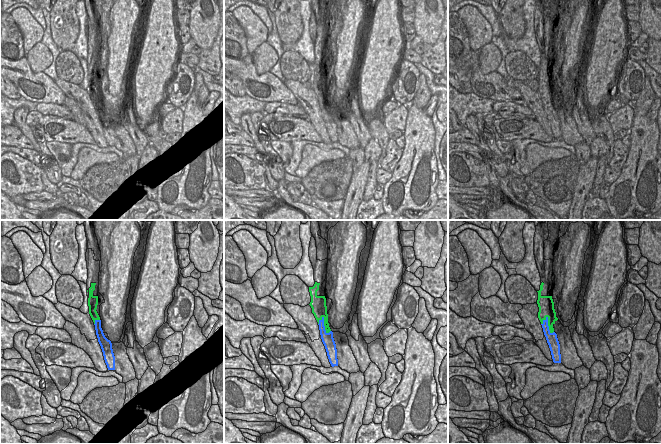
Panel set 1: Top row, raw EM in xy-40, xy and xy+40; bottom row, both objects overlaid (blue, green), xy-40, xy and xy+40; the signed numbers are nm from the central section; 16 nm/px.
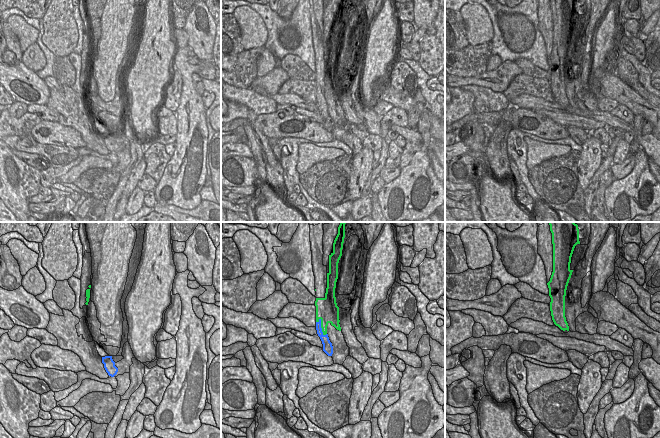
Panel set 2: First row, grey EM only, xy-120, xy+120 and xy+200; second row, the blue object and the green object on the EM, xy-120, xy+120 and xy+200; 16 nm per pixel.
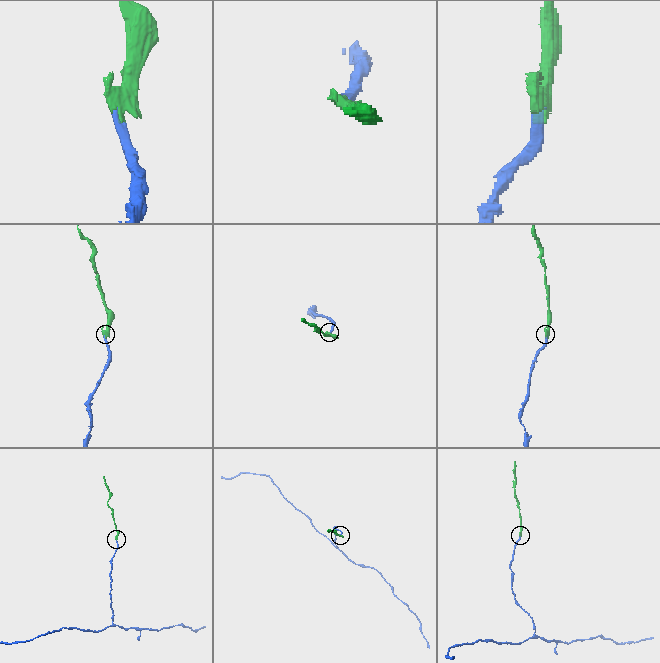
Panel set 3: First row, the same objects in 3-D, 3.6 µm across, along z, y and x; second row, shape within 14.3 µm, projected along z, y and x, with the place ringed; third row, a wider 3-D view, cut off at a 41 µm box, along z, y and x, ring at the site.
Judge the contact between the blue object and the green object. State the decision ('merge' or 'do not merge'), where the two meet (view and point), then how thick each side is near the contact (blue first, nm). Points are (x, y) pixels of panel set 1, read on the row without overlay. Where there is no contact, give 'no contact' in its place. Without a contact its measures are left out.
do not merge; contact xy (323, 101); calibres 190 and 240 nm

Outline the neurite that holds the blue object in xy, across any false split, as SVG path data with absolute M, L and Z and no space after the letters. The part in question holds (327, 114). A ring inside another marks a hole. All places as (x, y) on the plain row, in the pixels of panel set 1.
M322 93L322 95L319 96L318 101L319 101L321 115L325 122L329 138L332 143L338 142L337 125L333 114L333 108L332 107L330 107L329 109L326 108L324 102L324 93Z

